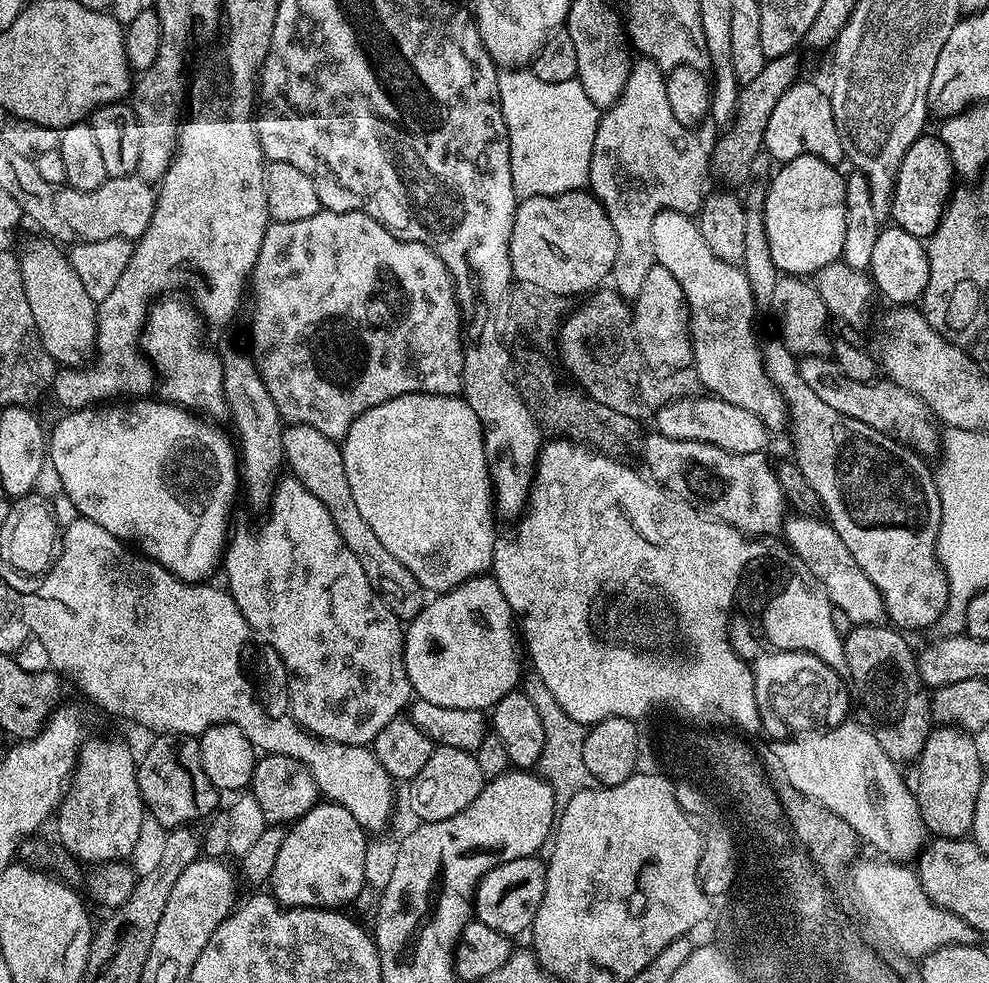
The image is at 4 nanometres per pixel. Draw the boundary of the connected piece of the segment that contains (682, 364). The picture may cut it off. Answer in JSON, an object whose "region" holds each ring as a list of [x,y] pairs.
{"region":[[[653,264],[650,274],[646,274],[642,290],[634,297],[630,323],[636,334],[640,356],[649,369],[670,373],[677,372],[680,368],[693,367],[692,330],[686,294],[682,294],[678,278],[674,278],[674,274],[670,274],[670,270],[666,270],[661,264]]]}

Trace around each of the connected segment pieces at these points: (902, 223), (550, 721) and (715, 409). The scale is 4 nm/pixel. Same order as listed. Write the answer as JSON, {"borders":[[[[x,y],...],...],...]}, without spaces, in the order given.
{"borders":[[[[922,134],[912,143],[898,166],[890,217],[895,227],[906,230],[906,234],[914,234],[921,238],[934,234],[944,213],[944,207],[954,192],[954,171],[947,146],[940,140],[939,135],[928,135]]],[[[528,670],[521,677],[520,690],[526,694],[530,702],[534,703],[535,710],[542,720],[542,726],[546,733],[543,743],[542,754],[539,756],[537,769],[539,773],[549,781],[553,791],[560,796],[572,795],[581,790],[593,787],[595,780],[590,770],[583,761],[582,746],[585,745],[585,734],[587,727],[565,714],[558,702],[554,699],[554,694],[547,689],[546,682],[535,670]]],[[[711,394],[685,396],[673,399],[671,404],[662,406],[654,414],[655,431],[666,438],[689,440],[690,442],[706,442],[718,446],[722,450],[730,450],[738,454],[754,454],[764,452],[770,430],[760,418],[750,414],[750,410],[742,410],[725,400],[719,400]]]]}

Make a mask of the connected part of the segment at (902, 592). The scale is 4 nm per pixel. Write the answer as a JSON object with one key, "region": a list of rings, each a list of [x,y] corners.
{"region":[[[765,339],[762,347],[768,376],[788,407],[790,429],[796,439],[796,465],[824,503],[827,523],[832,525],[838,538],[842,538],[846,550],[854,554],[854,562],[862,566],[862,574],[866,574],[866,578],[878,586],[887,619],[897,629],[928,628],[931,624],[933,627],[946,610],[949,597],[948,579],[936,557],[942,506],[933,469],[928,469],[924,465],[927,464],[925,457],[909,445],[874,430],[874,426],[866,426],[866,422],[858,422],[858,418],[838,414],[834,406],[822,402],[822,398],[818,398],[818,394],[806,386],[797,357],[792,355],[783,340]]]}

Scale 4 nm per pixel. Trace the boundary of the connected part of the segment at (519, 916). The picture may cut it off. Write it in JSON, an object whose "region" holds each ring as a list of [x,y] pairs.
{"region":[[[539,855],[523,856],[514,858],[510,862],[502,862],[488,871],[476,888],[474,897],[474,916],[481,920],[490,930],[498,930],[503,936],[516,938],[519,932],[527,933],[531,929],[538,906],[542,906],[542,898],[546,894],[546,878],[548,877],[548,866]]]}

